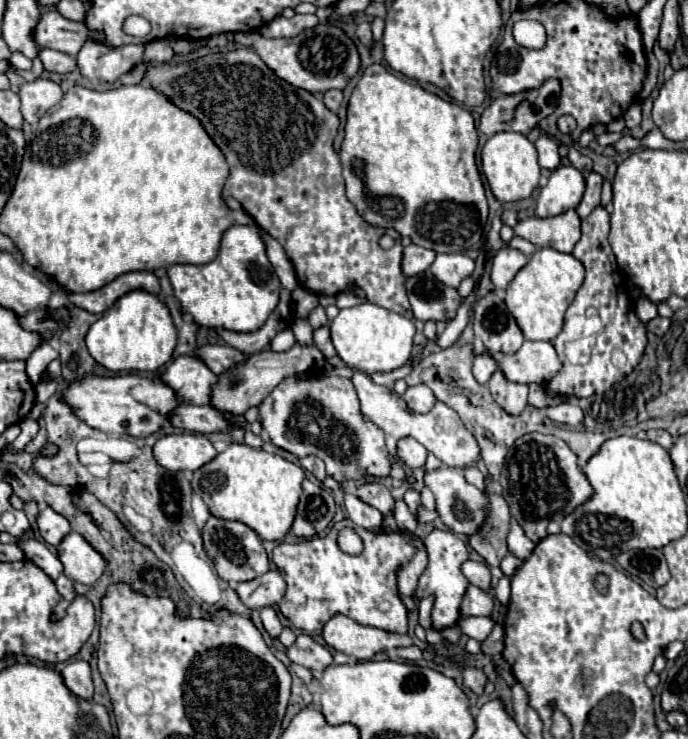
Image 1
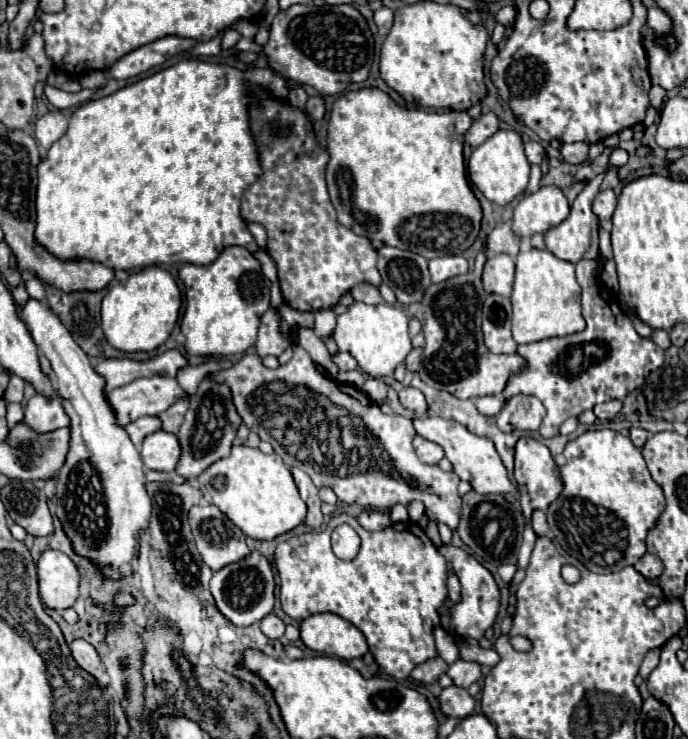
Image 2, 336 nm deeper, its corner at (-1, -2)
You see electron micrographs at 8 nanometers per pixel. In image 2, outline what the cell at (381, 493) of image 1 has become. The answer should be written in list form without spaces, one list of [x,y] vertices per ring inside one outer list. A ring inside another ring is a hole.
[[[363,511],[359,515],[359,523],[367,531],[379,531],[379,529],[391,525],[389,513],[385,513],[385,511]]]

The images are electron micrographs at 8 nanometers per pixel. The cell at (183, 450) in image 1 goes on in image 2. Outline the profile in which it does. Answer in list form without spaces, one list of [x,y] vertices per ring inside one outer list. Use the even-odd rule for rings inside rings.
[[[155,431],[141,445],[141,461],[153,471],[173,471],[179,461],[179,439],[165,431]]]

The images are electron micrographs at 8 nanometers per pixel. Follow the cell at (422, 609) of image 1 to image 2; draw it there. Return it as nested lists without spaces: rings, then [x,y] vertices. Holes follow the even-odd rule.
[[[441,545],[439,551],[447,561],[451,561],[453,571],[459,577],[459,583],[461,583],[461,601],[457,605],[453,605],[453,609],[451,609],[451,627],[449,627],[449,631],[455,637],[481,639],[485,635],[485,631],[497,619],[497,613],[499,613],[499,587],[497,587],[493,575],[475,557],[471,557],[467,551],[463,551],[455,545]]]

